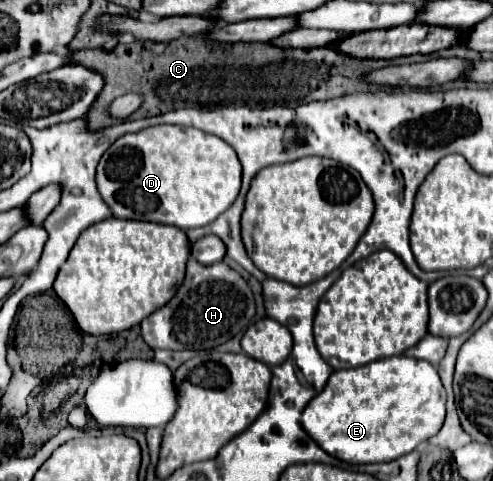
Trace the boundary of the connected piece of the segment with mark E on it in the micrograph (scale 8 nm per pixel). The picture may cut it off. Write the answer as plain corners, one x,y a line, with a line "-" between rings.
405,355
379,359
355,369
333,371
325,389
315,395
301,415
301,425
305,431
317,441
321,449
329,455
339,457
347,463
363,465
363,463
385,463
393,461
405,453
411,453
421,441
431,439
439,433
445,423
445,403
447,393
441,385
441,377
429,361
417,361

